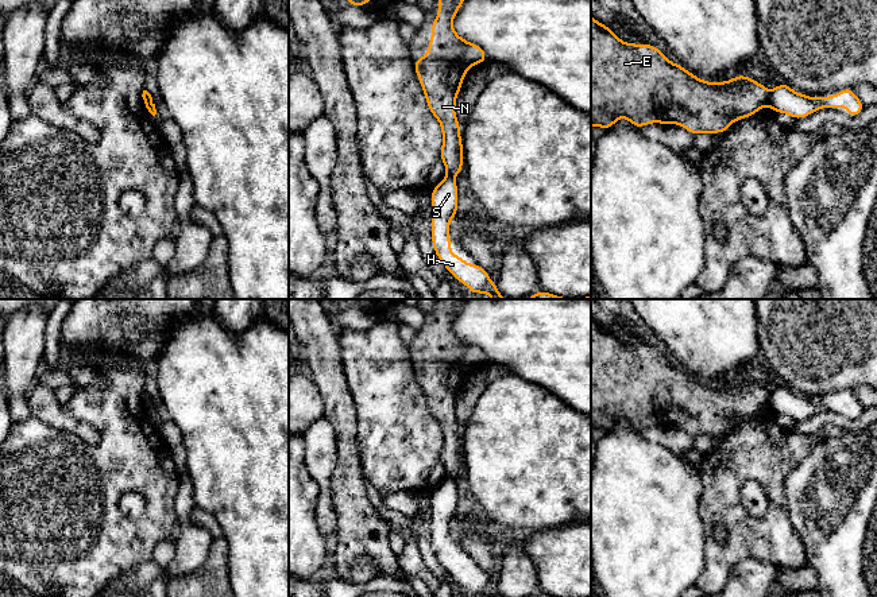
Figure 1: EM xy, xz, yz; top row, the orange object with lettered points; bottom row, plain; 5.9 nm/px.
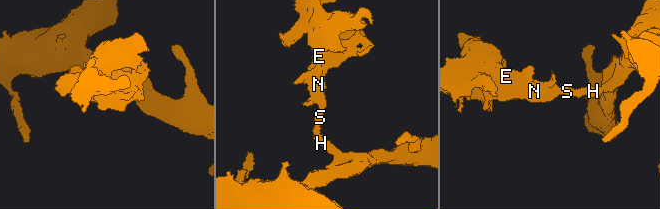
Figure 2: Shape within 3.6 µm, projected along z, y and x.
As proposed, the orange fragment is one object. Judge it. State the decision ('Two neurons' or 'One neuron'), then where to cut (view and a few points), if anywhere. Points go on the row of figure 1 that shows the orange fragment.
Two neurons. Split along yz (771, 92), (768, 103)

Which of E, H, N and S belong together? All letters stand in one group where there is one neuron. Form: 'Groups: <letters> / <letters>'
Groups: E N / H S

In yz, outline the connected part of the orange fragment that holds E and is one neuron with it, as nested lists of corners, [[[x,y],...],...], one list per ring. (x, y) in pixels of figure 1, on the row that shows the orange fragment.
[[[591,15],[591,128],[606,131],[614,127],[619,117],[626,117],[637,128],[652,123],[679,124],[692,135],[722,133],[733,121],[752,117],[769,104],[770,92],[760,82],[746,75],[737,75],[718,84],[703,81],[679,63],[672,63],[657,47],[648,43],[634,44],[622,42],[615,32],[600,24]]]

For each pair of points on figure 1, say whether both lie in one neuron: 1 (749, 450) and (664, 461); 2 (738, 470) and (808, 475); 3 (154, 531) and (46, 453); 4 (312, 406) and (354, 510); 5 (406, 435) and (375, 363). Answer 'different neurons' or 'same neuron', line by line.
1: different neurons
2: different neurons
3: same neuron
4: different neurons
5: same neuron

